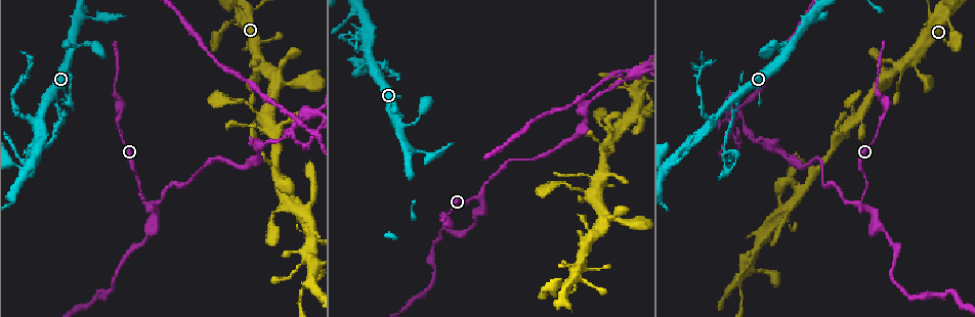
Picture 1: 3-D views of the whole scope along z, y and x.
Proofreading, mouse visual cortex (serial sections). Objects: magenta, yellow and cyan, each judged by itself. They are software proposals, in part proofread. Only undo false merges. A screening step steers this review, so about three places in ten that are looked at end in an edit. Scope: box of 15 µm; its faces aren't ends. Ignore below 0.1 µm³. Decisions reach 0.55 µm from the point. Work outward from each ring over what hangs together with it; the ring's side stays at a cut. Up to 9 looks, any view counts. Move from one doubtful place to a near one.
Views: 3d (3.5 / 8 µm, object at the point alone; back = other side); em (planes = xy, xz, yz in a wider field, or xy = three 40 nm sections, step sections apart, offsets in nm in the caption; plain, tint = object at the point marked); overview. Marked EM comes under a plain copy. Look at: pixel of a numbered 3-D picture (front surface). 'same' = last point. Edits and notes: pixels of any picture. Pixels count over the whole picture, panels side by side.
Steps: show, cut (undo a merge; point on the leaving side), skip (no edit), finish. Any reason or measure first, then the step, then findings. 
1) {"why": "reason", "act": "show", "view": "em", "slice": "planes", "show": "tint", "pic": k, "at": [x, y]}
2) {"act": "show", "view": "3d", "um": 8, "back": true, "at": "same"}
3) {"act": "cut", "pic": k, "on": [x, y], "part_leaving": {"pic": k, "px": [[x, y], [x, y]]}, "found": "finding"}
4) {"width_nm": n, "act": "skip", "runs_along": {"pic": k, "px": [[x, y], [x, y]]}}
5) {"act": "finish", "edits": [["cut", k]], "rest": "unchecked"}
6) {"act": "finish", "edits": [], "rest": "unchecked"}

{"why": "sharp bend", "act": "show", "view": "3d", "um": 3.5, "pic": 1, "at": [862, 206]}

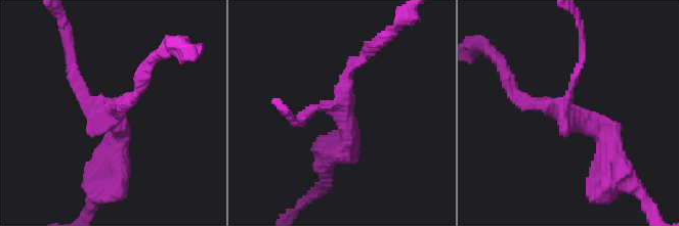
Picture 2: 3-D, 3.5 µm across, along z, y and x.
{"arms": 3, "arm_widths_nm": [150, 200, 300], "act": "show", "view": "em", "slice": "planes", "show": "tint", "pic": 2, "at": [567, 109]}

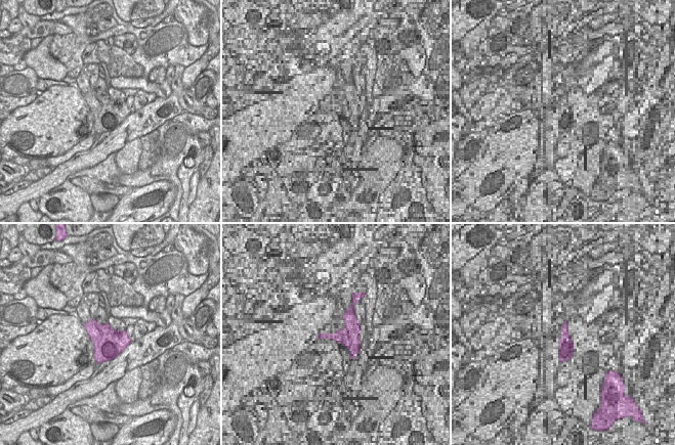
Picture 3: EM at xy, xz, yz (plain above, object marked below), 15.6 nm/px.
{"act": "skip", "runs_along": {"pic": 2, "px": [[580, 64], [566, 111], [511, 93]]}, "found": "continuous, no second cell"}

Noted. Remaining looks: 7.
{"why": "small branch off a trunk", "act": "show", "view": "3d", "um": 3.5, "back": true, "pic": 1, "at": [640, 97]}

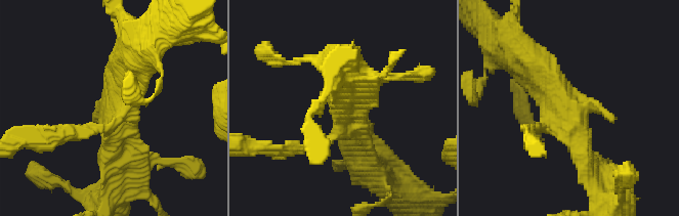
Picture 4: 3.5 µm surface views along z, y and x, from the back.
{"why": "shape alone is not enough", "act": "show", "view": "em", "slice": "xy", "step": 3, "show": "tint", "pic": 4, "at": [113, 116]}

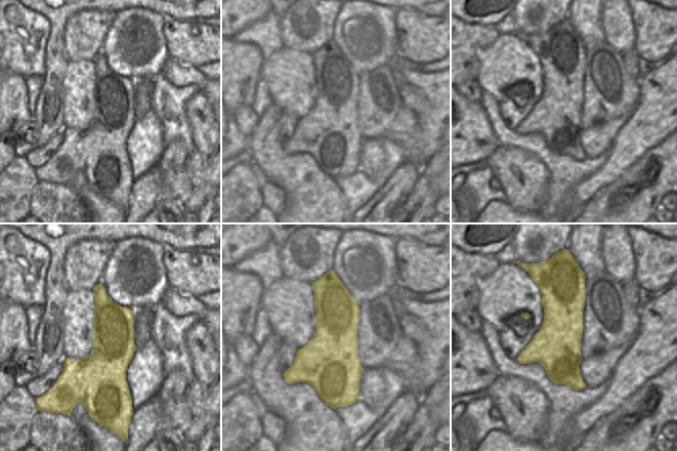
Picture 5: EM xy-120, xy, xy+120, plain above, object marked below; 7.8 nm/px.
{"act": "show", "view": "em", "slice": "xy", "step": 2, "show": "tint", "at": "same"}

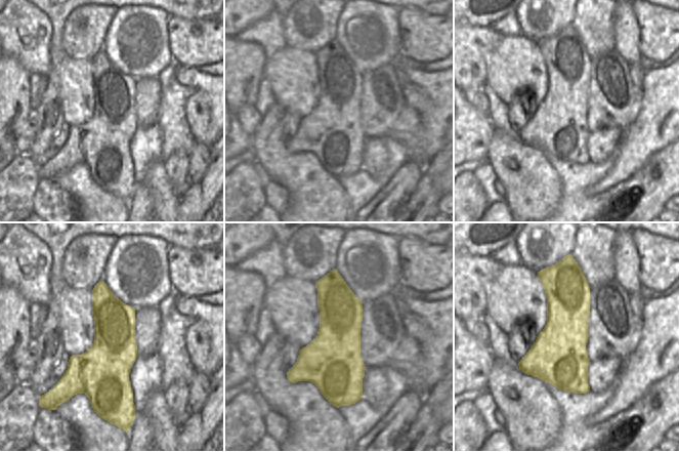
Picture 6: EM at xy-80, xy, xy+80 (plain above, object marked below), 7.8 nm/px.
{"act": "skip", "runs_along": {"pic": 4, "px": [[535, 59], [597, 173]]}, "found": "continuous, no second cell"}

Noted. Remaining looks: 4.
{"why": "calibre changes", "act": "show", "view": "3d", "um": 3.5, "pic": 1, "at": [595, 95]}

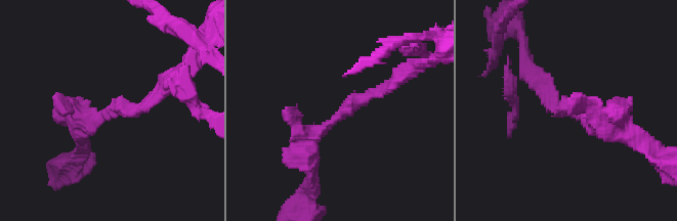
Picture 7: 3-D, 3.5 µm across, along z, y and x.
{"act": "skip", "runs_along": {"pic": 7, "px": [[308, 160], [314, 133], [396, 81]]}, "found": "continuous, no second cell"}

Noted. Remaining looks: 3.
{"why": "looks like a crossing", "act": "show", "view": "3d", "um": 3.5, "pic": 1, "at": [738, 115]}

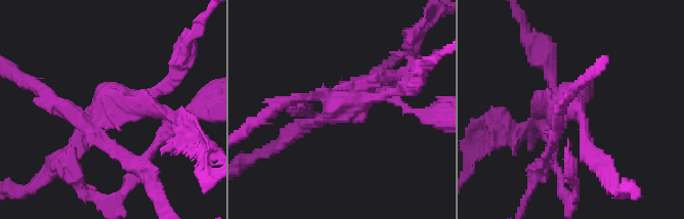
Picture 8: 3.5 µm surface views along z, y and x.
{"act": "show", "view": "em", "slice": "xy", "step": 5, "show": "tint", "pic": 8, "at": [332, 109]}

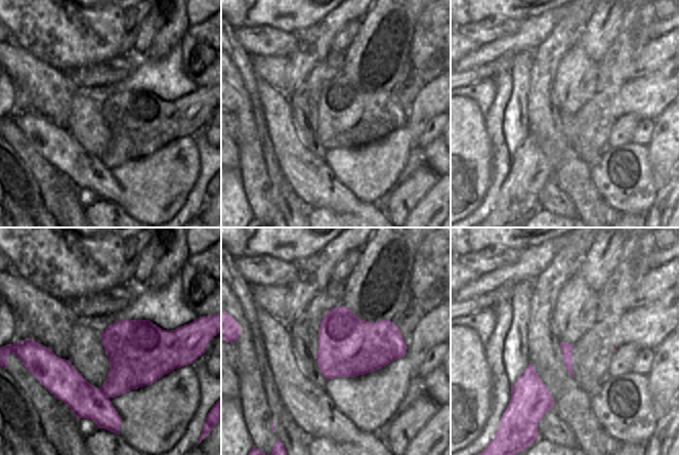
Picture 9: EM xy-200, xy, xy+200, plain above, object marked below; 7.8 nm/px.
{"act": "cut", "pic": 8, "on": [409, 53], "part_leaving": {"pic": 8, "px": [[322, 97], [290, 99], [255, 121]]}, "found": "two cells meet here"}

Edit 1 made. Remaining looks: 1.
{"act": "finish", "edits": [["cut", 8]], "rest": "unchecked"}

